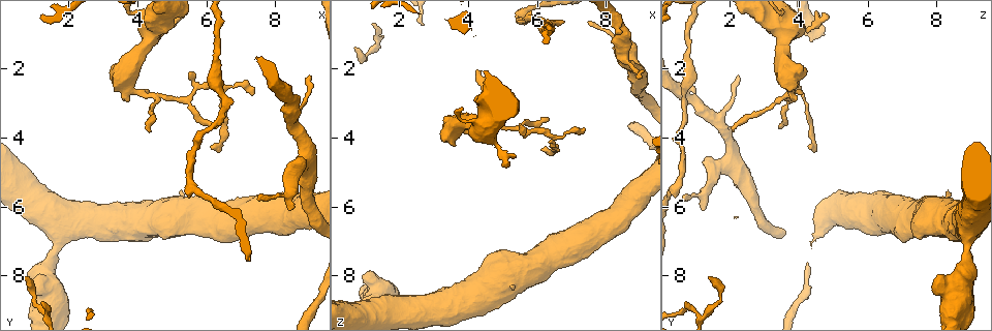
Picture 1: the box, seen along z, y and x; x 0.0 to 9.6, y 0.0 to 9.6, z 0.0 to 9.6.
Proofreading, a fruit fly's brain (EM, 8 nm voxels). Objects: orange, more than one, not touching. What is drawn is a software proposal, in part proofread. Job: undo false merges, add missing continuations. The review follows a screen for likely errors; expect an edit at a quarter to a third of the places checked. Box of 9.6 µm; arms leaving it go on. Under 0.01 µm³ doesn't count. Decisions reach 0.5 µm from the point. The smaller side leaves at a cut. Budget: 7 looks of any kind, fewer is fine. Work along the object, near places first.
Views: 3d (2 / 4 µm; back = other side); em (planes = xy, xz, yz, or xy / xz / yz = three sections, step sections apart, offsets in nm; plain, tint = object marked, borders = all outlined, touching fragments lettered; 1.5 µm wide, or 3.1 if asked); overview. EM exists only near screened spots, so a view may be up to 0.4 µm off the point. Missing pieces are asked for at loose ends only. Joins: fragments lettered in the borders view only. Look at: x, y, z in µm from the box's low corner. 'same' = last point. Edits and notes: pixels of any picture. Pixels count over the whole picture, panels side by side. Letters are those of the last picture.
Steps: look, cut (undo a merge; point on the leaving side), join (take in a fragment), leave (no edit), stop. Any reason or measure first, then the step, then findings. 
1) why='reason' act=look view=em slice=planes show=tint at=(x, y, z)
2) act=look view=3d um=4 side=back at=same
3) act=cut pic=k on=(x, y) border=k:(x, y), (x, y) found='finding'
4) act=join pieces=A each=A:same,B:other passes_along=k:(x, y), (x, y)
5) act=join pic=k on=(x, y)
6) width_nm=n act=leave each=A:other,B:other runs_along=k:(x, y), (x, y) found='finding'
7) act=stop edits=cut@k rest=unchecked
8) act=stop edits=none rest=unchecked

why='an open end' act=look view=3d um=4 at=(8.45, 6.15, 1.20)

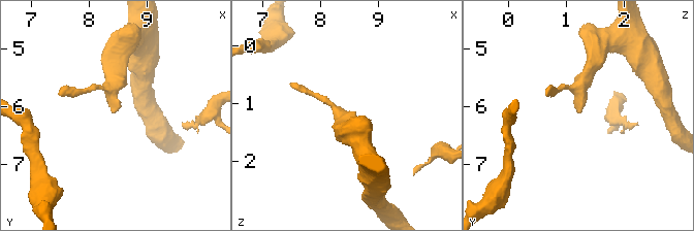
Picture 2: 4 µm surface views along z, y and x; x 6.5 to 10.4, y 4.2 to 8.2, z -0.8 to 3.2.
act=look view=em slice=planes show=borders at=(8.45, 6.15, 1.20)

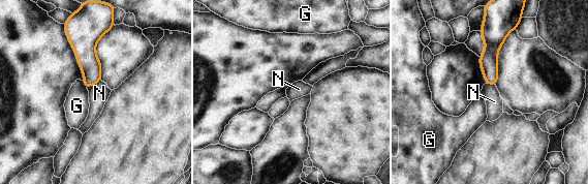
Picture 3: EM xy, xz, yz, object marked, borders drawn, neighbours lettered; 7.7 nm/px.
act=leave each=G:other,N:other border=3:(100, 80), (87, 88) found='no lettered fragment goes on from it'

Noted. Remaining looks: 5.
why='an open end' act=look view=3d um=2 at=(4.30, 3.75, 2.05)

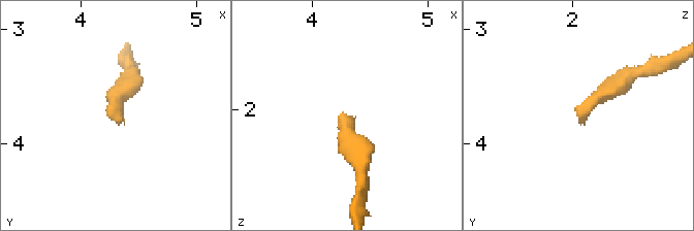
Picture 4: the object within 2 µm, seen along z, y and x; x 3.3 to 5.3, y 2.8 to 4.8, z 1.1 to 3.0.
act=look view=em slice=planes show=tint at=(4.34, 3.80, 2.08)

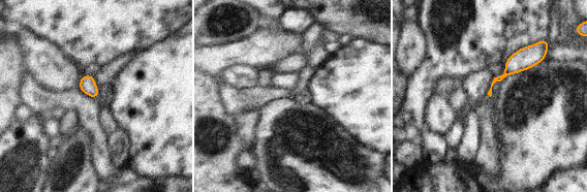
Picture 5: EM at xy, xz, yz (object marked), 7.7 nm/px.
why='see the neighbours' act=look view=em slice=planes show=borders at=same

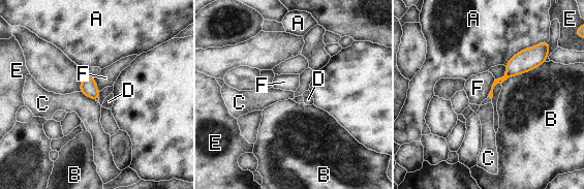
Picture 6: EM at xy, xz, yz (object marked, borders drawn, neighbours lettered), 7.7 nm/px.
longest_contact=B:340nm act=leave each=A:other,B:other,C:other,D:other,E:other,F:other found='no lettered fragment goes on from it'

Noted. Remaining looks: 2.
why='three-way junction' act=look view=em slice=yz step=4 show=borders at=(5.45, 2.95, 3.75)

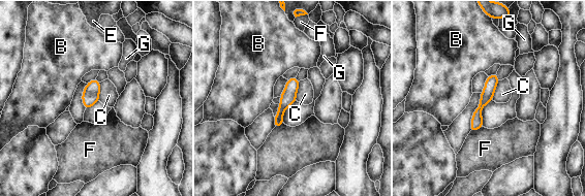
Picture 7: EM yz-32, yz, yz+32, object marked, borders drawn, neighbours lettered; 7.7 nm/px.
width_nm=100 longest_contact=C:160nm act=leave each=B:other,C:other,E:other,F:other,G:other found='all the same cell'

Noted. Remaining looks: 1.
act=stop edits=none rest=unchecked

